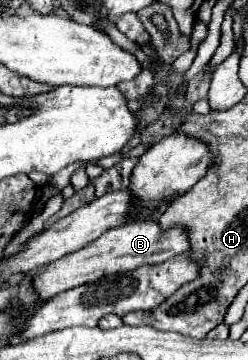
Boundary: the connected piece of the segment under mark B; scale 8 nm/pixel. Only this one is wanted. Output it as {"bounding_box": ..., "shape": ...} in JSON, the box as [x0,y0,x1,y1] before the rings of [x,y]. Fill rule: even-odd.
{"bounding_box":[32,220,190,300],"shape":[[[148,220],[148,222],[128,222],[122,228],[114,228],[88,244],[86,248],[80,248],[78,252],[72,252],[70,256],[64,256],[62,260],[56,260],[42,270],[38,270],[32,280],[34,280],[34,290],[44,298],[50,300],[52,296],[66,292],[70,288],[90,284],[94,280],[100,280],[104,276],[116,274],[116,272],[128,272],[136,270],[140,266],[154,266],[162,264],[178,254],[184,254],[190,250],[190,240],[188,240],[188,230],[184,226],[172,226],[164,230],[158,220]]]}

